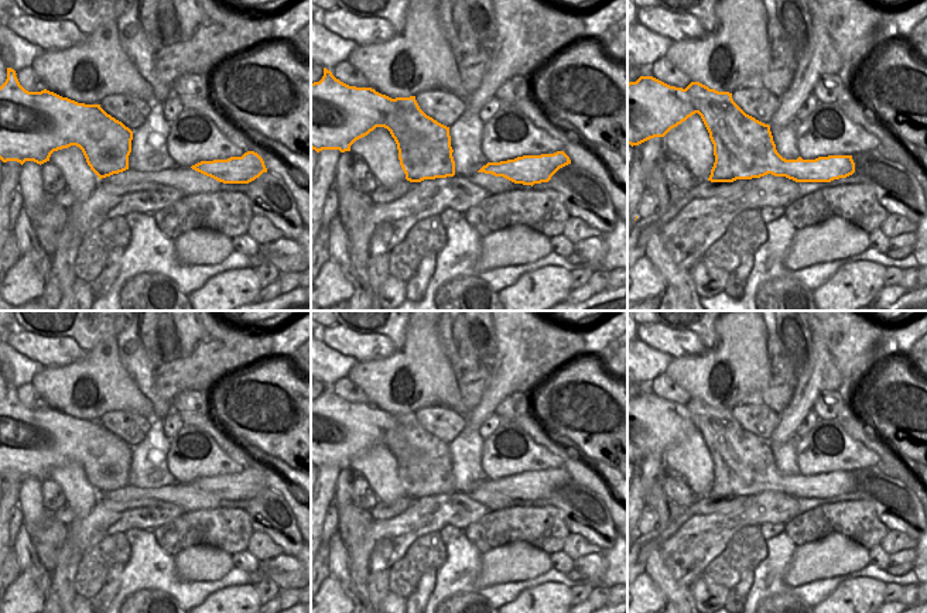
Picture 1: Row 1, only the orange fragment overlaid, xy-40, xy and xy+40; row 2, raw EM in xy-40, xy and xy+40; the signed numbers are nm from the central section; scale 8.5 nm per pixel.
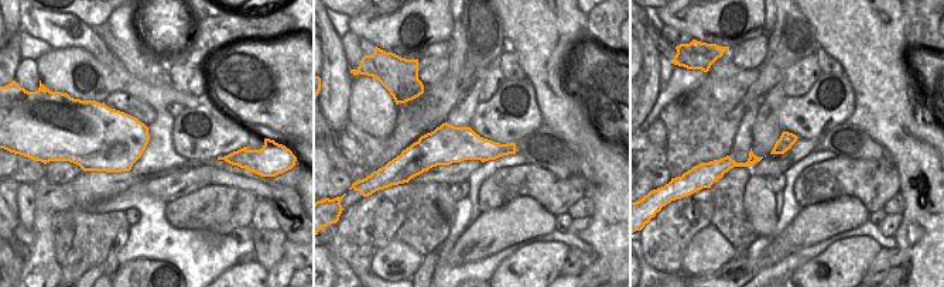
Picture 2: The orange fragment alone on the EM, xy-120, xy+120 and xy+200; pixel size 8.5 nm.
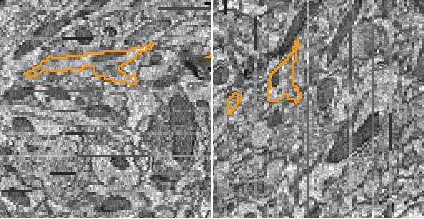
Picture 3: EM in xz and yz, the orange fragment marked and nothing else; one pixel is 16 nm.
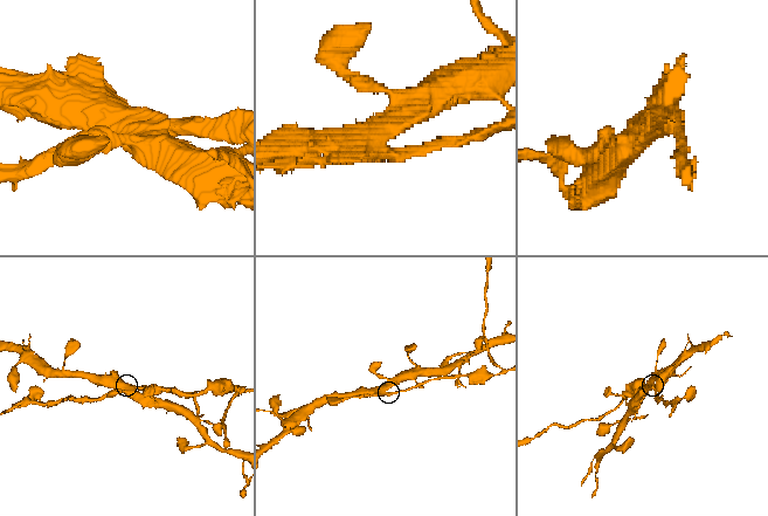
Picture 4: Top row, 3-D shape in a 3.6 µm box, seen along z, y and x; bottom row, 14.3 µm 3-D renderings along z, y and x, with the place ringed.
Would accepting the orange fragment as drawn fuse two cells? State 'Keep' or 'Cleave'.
Cleave

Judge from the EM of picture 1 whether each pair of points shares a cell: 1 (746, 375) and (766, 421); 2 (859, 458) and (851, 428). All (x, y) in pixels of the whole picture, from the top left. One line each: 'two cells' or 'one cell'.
1: two cells
2: two cells

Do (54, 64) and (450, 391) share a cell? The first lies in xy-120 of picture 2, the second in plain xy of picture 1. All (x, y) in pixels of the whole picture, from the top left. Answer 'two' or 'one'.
one

